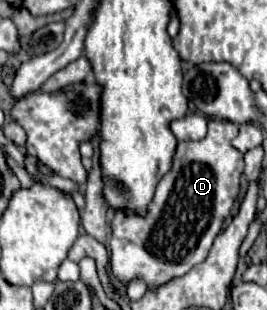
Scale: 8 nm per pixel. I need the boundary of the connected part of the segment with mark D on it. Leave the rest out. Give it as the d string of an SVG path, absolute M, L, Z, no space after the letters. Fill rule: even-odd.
M208 120L208 134L202 140L178 142L172 168L158 182L146 214L114 212L108 240L112 278L124 284L140 278L148 290L154 290L172 278L184 276L208 256L212 240L224 228L240 192L244 154L230 144L236 132L238 126L228 120Z

